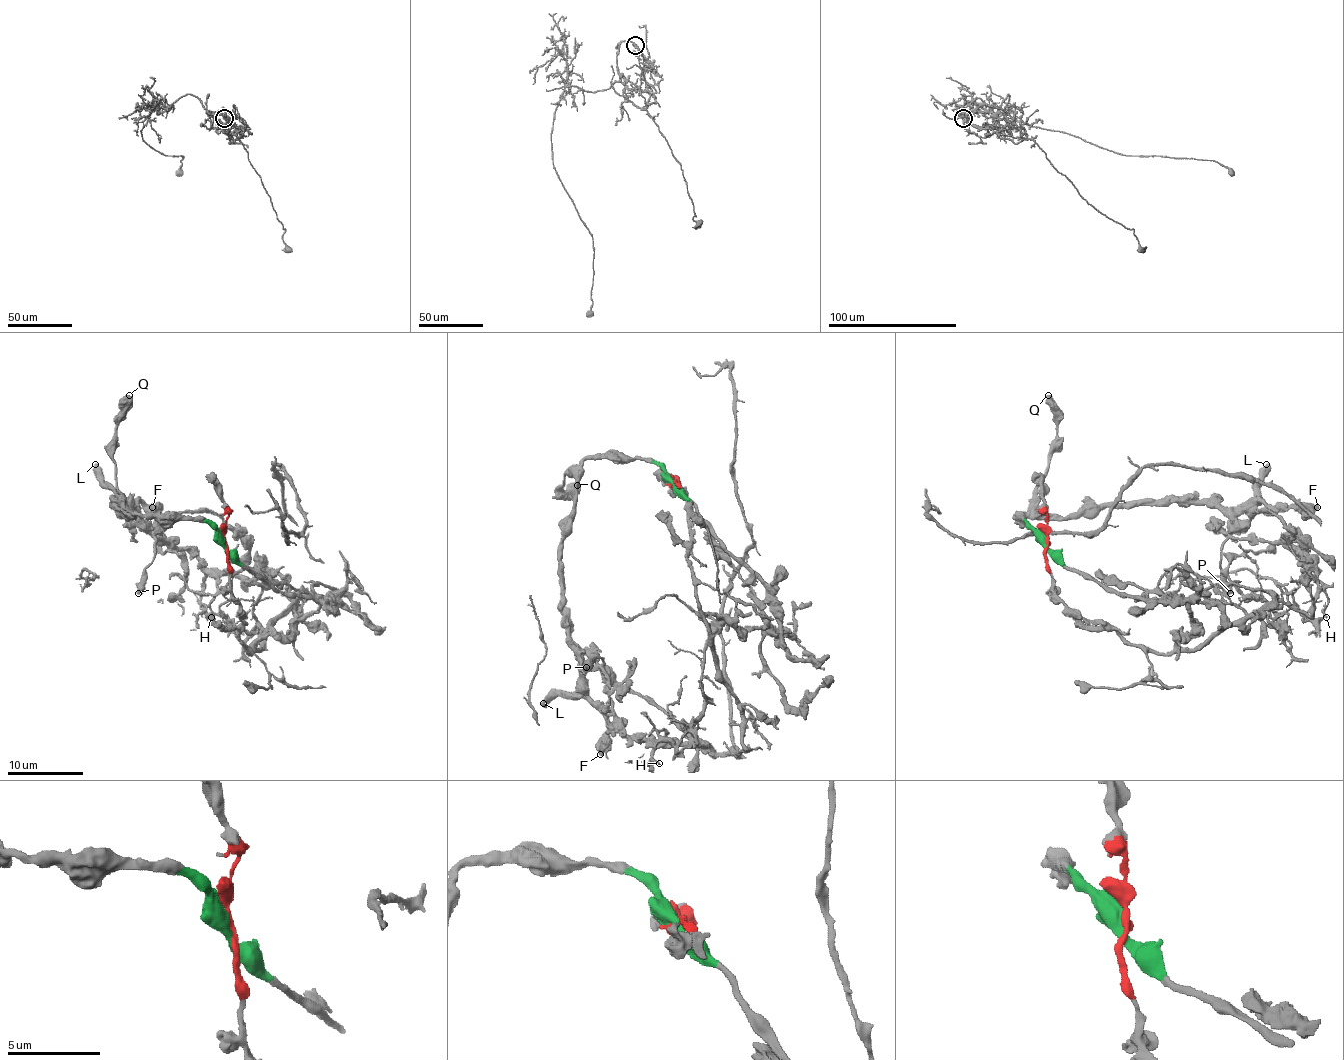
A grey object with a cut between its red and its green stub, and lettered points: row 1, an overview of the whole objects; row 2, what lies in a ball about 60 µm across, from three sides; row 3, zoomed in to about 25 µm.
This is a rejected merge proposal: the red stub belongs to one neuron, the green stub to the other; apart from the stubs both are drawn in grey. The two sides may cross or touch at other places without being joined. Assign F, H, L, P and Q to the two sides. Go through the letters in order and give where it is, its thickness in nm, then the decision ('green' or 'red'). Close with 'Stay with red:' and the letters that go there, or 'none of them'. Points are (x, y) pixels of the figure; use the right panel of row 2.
F: at (1317, 507); 550 nm thick; green
H: at (1326, 617); 200 nm thick; red
L: at (1266, 464); 500 nm thick; green
P: at (1230, 593); 700 nm thick; green
Q: at (1048, 395); 750 nm thick; green
Stay with red: H

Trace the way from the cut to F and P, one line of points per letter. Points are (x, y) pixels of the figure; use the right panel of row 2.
F: (1045, 541), (1020, 517), (1095, 515), (1104, 505), (1171, 501), (1318, 507)
P: (1045, 541), (1020, 517), (1095, 515), (1104, 505), (1209, 501), (1230, 521), (1221, 559), (1230, 593)

